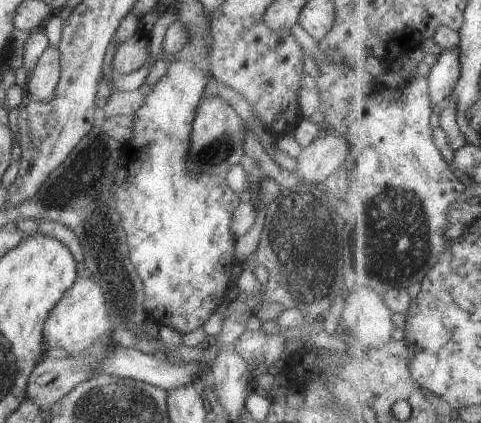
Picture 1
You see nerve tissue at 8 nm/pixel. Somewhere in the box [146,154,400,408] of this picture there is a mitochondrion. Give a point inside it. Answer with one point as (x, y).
(301, 237)

